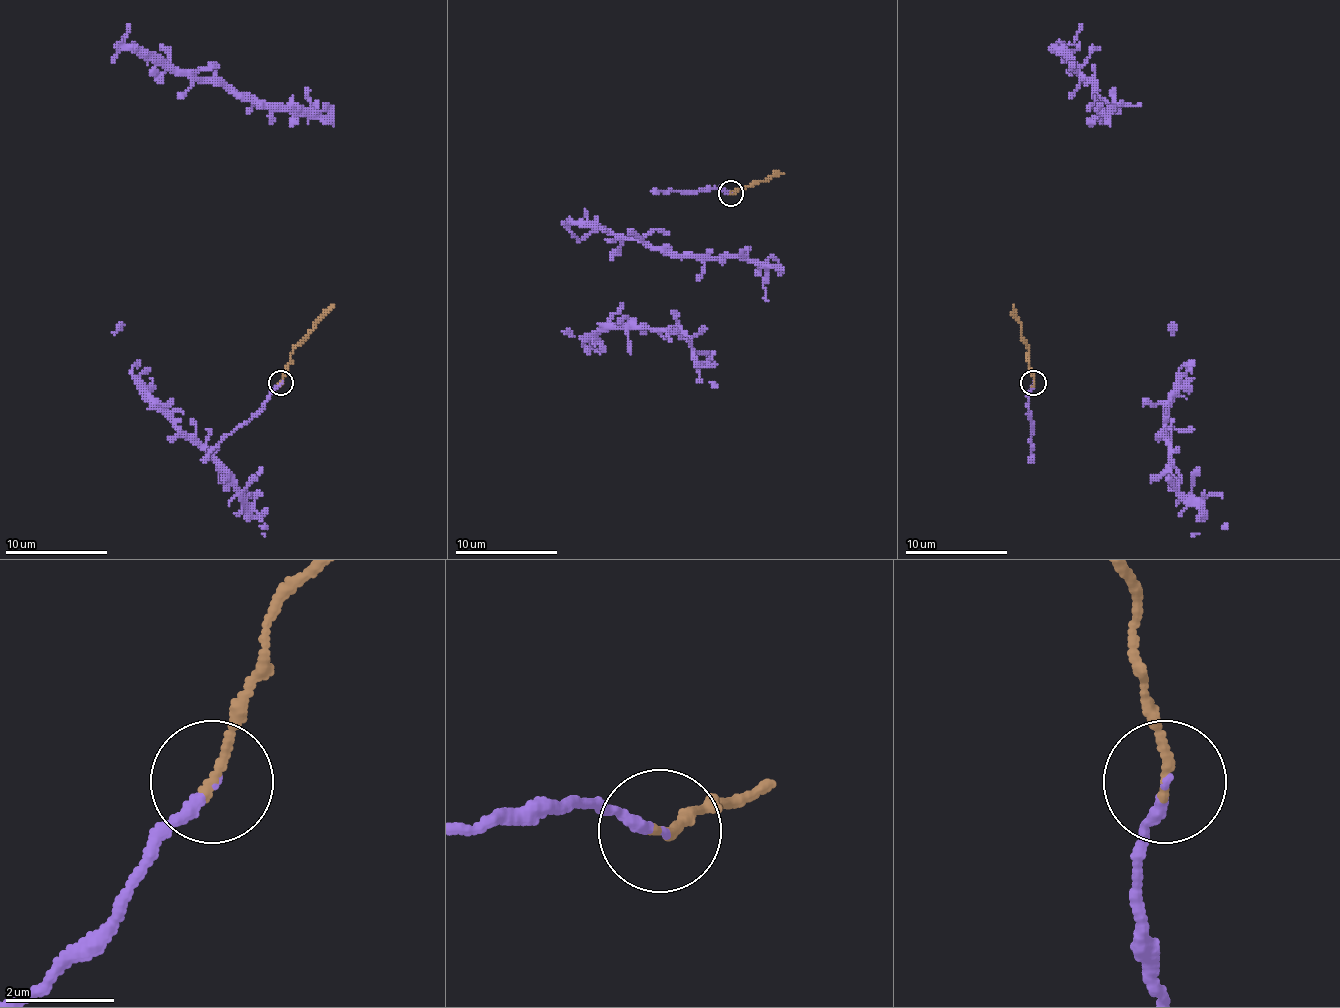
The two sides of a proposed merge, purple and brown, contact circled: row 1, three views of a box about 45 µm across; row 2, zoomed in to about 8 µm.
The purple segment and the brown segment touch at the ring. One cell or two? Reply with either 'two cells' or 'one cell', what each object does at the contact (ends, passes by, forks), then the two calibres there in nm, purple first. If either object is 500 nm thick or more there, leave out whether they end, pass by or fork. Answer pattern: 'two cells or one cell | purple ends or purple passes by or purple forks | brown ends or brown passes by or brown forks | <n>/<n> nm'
one cell | purple ends | brown ends | 190/180 nm

